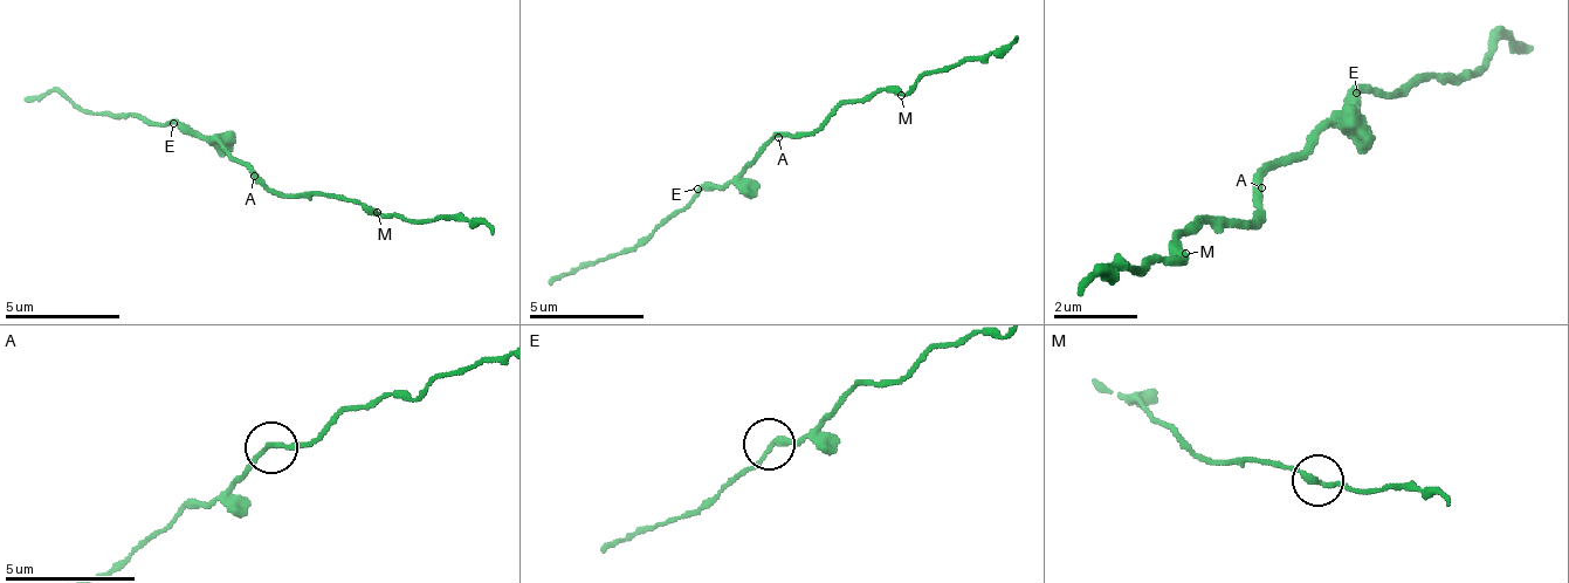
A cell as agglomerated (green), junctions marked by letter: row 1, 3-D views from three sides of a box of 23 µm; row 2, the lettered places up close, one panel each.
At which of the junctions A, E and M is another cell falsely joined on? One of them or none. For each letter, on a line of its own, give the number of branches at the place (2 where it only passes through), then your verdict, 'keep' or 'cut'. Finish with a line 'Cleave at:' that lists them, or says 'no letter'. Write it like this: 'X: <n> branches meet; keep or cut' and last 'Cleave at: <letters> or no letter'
A: 2 branches meet; keep
E: 2 branches meet; keep
M: 2 branches meet; keep
Cleave at: no letter

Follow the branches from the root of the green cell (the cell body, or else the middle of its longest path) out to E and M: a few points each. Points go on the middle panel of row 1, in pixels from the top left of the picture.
E: (772, 142), (766, 142), (725, 183), (703, 183), (697, 189)
M: (772, 142), (802, 131), (818, 131), (847, 102), (865, 102), (882, 90), (900, 96)

